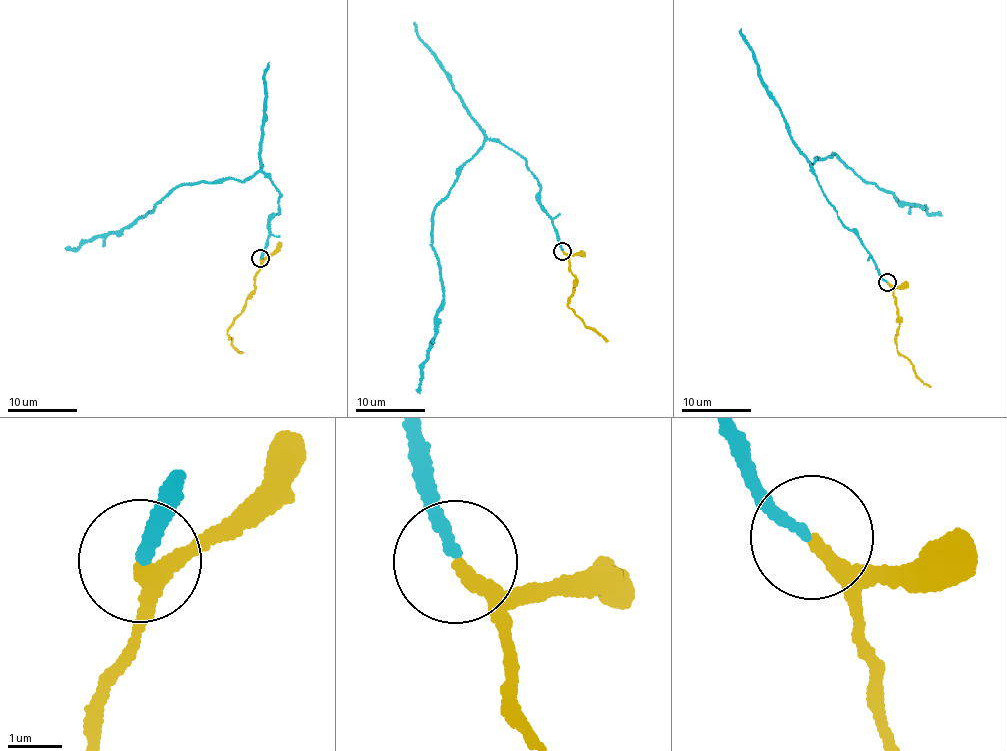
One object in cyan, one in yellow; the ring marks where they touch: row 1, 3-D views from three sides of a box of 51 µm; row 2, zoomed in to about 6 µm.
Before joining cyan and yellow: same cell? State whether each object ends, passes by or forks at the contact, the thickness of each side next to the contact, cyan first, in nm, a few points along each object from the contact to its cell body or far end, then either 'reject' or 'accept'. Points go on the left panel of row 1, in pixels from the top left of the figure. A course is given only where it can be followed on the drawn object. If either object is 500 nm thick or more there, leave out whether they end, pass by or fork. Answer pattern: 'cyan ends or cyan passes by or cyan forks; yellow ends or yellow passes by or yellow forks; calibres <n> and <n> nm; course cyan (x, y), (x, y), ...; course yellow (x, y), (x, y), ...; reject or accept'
cyan ends; yellow passes by; calibres 200 and 200 nm; course cyan (261, 258), (270, 220), (280, 210), (280, 193), (256, 173), (242, 180), (185, 184), (118, 231), (64, 248); course yellow (261, 257), (254, 293), (227, 330), (232, 346), (244, 353); accept

